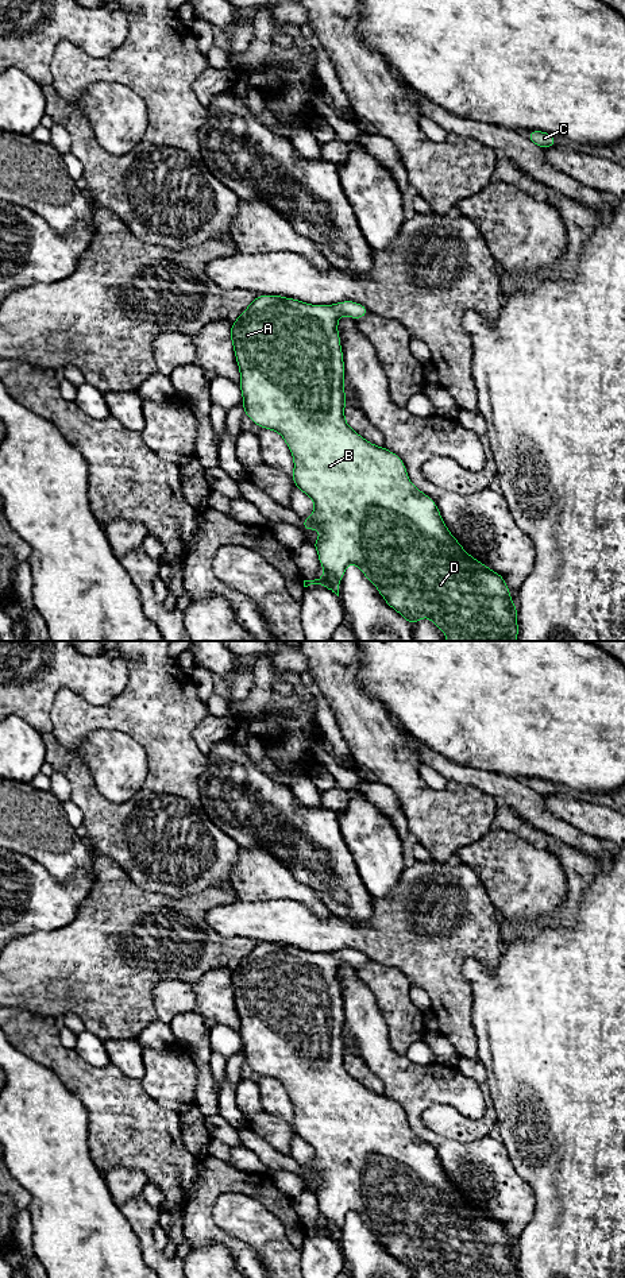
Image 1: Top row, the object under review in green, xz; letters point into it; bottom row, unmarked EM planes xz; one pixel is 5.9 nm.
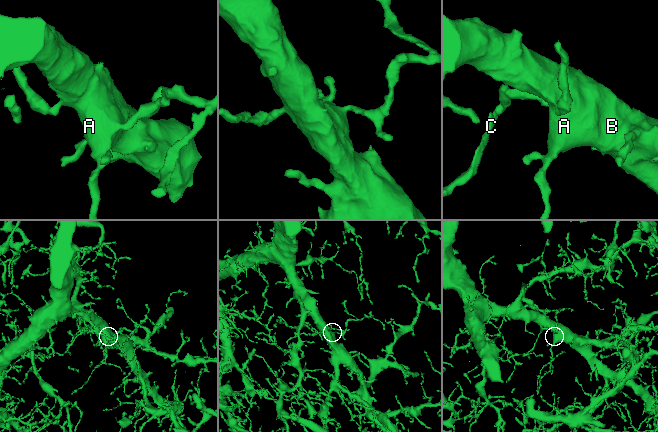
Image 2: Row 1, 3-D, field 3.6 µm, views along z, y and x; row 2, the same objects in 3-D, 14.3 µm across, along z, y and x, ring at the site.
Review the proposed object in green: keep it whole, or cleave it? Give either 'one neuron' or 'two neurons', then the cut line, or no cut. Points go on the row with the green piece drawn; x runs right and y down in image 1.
one neuron | no cut

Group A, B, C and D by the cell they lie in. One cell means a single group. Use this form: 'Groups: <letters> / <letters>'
Groups: A B C D

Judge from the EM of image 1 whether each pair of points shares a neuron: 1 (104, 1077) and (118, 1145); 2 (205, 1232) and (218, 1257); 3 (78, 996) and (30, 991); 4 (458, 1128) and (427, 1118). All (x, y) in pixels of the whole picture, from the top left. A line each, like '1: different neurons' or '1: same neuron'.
1: same neuron
2: different neurons
3: same neuron
4: same neuron

